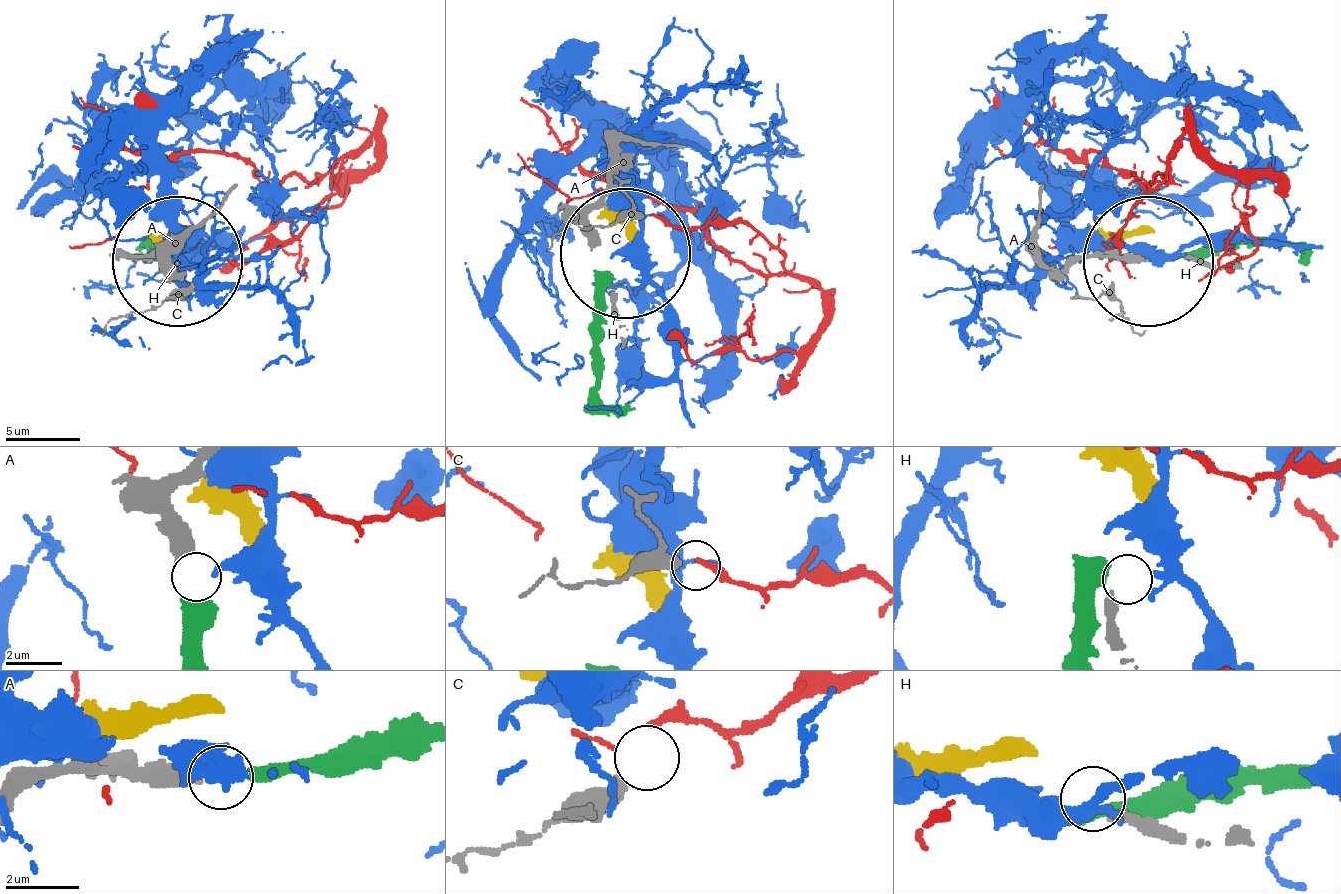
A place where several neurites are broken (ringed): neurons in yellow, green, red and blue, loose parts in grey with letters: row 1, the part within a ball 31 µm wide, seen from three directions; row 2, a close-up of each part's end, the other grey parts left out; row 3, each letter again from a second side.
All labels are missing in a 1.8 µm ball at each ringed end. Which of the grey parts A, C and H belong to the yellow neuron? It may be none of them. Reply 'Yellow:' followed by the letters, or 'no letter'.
Yellow: no letter

